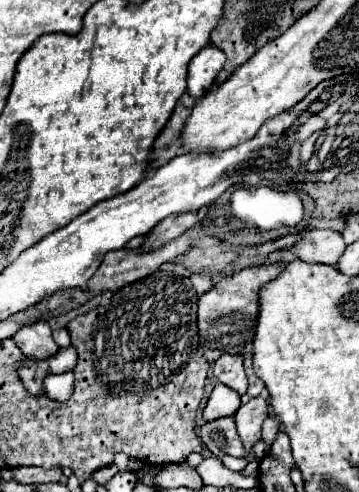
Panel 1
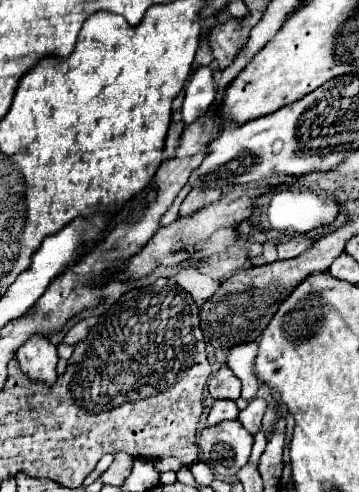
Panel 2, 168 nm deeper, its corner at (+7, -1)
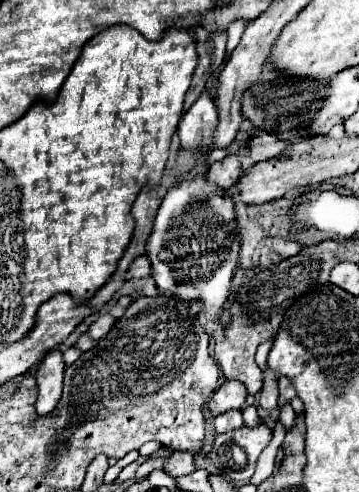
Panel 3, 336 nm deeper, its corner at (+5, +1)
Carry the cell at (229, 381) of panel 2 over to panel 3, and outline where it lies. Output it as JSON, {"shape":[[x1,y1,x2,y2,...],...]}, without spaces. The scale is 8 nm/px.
{"shape":[[225,381,209,399,207,407,211,417,217,417,231,409,243,409,247,399,247,389,239,381]]}

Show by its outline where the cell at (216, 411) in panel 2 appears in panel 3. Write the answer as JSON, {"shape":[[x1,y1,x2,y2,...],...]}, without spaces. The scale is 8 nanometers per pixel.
{"shape":[[227,411,219,417,215,417,213,425,215,425,215,433,219,435,219,433,227,433,231,429,239,429,245,423,243,423,243,417,241,417,241,411]]}

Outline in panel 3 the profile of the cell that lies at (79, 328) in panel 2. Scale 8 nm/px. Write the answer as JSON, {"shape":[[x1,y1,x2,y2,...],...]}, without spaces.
{"shape":[[101,315,101,317,99,317,99,319,89,327,87,335,99,341,99,339,103,339,103,337,111,331,111,327,115,325,115,321,117,321,117,319,115,319,113,315]]}

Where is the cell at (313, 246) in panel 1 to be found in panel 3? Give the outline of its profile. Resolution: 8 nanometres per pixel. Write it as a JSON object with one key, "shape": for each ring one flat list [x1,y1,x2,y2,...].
{"shape":[[273,237,271,239,273,243,273,251,283,255,283,257,291,257,291,255,297,255,301,251,301,245,291,241,291,239,281,239,281,237]]}

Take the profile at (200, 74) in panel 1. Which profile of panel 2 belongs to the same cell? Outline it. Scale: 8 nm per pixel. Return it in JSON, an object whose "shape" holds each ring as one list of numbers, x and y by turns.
{"shape":[[197,67,187,85,185,85,185,99,183,99,183,121,189,125,197,121,215,101,215,85,213,85,213,71,209,67]]}

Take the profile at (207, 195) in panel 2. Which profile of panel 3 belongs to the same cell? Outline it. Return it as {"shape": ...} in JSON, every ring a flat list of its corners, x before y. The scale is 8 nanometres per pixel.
{"shape":[[227,155,223,161,211,163,211,171,207,173,207,179,211,183,221,185,223,189,229,189,237,183,237,179,241,177,241,163,237,155]]}

